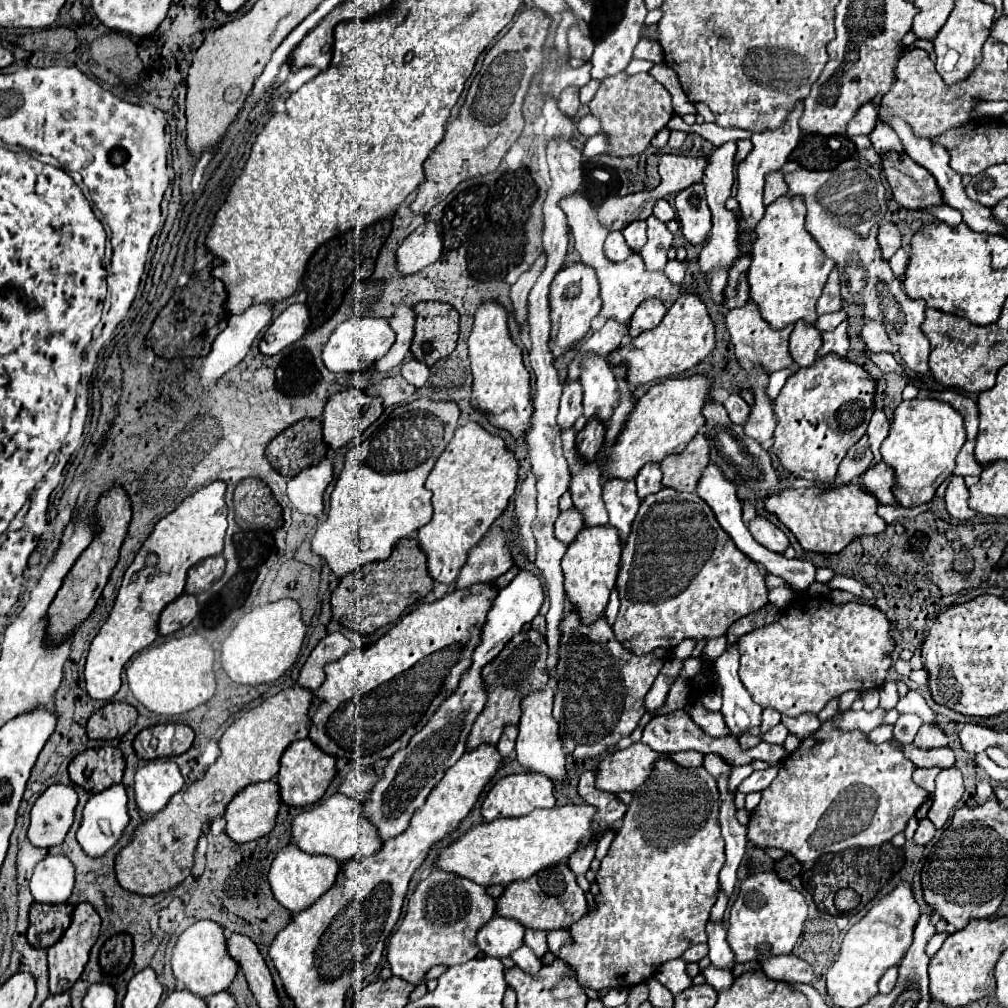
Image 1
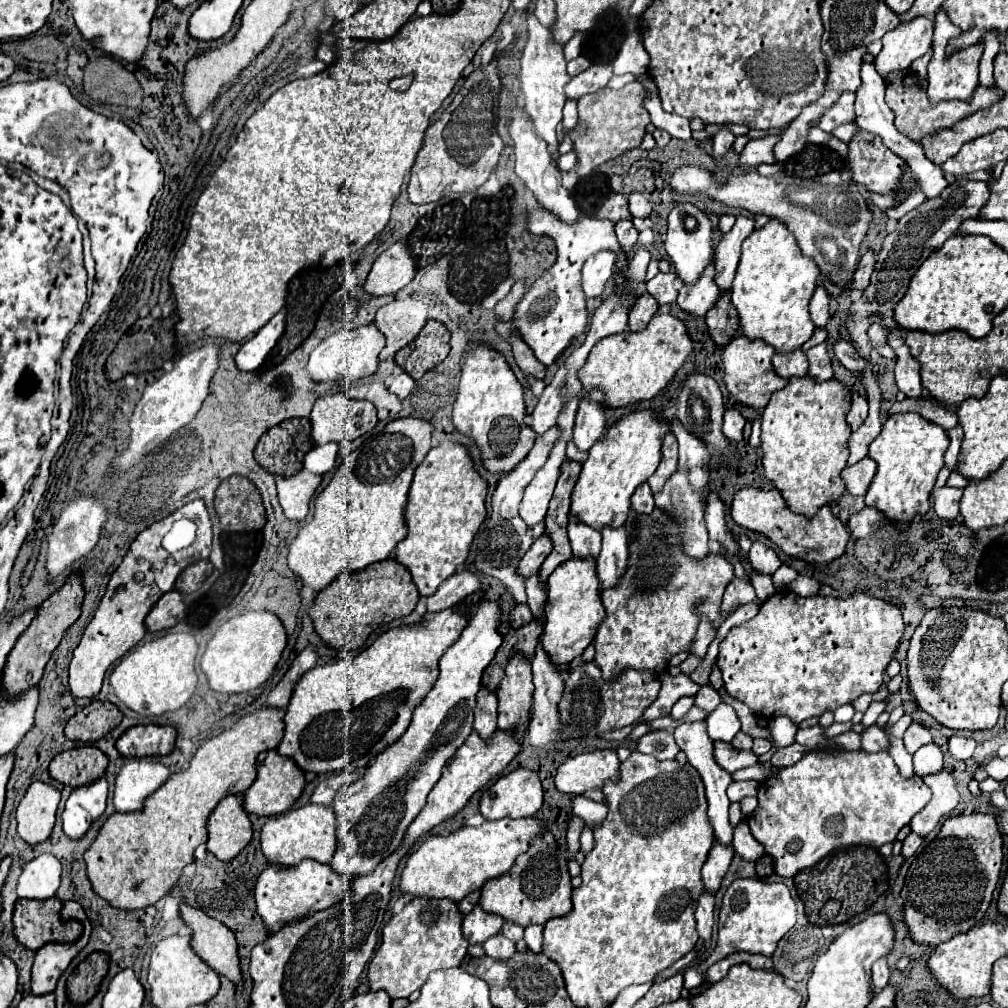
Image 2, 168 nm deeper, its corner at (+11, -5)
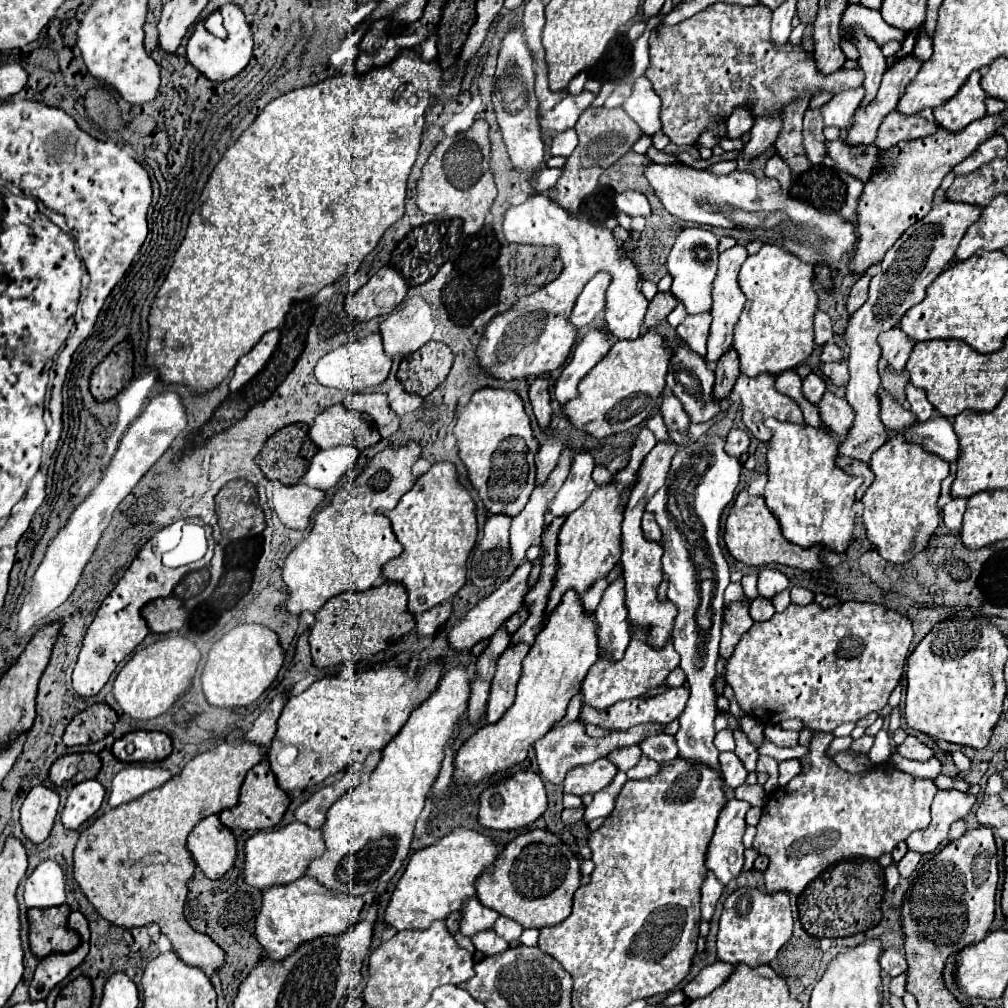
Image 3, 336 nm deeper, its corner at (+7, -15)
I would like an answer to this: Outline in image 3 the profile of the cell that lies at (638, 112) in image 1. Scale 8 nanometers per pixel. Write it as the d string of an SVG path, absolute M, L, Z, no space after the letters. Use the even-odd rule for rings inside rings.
M602 106L584 110L580 120L576 122L574 130L578 134L578 146L568 156L568 160L562 168L562 176L554 184L556 192L550 194L550 198L554 202L558 202L570 216L576 218L582 200L588 194L592 194L592 190L598 184L600 174L632 148L632 144L642 136L642 130L638 128L638 124L622 108L608 110L608 108L602 108Z

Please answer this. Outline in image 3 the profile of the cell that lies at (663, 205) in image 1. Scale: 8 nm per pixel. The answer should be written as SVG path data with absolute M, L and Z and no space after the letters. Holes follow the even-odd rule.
M624 190L616 196L616 208L618 212L624 212L628 216L650 216L650 204L642 192L636 190Z

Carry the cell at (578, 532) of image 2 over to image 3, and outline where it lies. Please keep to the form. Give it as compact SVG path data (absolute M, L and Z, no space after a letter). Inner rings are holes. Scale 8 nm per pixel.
M600 578L600 580L582 596L582 606L584 606L584 612L586 612L586 614L594 614L594 612L596 612L598 604L600 604L600 598L602 598L602 594L604 594L604 590L606 590L606 586L608 586L606 578Z

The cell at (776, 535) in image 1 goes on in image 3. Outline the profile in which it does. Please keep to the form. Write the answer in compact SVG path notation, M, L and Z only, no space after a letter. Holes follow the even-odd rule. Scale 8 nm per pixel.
M764 568L758 574L758 592L760 592L760 596L764 596L768 600L772 600L776 594L780 594L780 592L784 592L788 588L790 588L788 578L778 570Z

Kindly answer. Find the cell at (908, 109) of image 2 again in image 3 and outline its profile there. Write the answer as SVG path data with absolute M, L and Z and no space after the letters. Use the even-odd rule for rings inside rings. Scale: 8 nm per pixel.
M890 112L878 128L874 146L878 146L880 150L888 150L902 140L914 140L914 138L928 136L930 132L936 132L936 128L938 128L936 124L926 122L922 116L904 118L898 112Z

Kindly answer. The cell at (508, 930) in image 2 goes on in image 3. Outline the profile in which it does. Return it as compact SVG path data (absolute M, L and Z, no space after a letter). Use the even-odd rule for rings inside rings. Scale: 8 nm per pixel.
M498 916L498 920L494 922L492 928L494 928L494 932L496 932L498 936L502 936L506 942L518 940L520 934L522 934L522 926L520 926L518 922L506 918L506 916Z

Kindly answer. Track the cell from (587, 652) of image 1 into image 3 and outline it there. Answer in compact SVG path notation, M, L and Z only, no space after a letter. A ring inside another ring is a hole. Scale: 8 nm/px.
M680 686L680 688L670 688L654 698L634 698L616 702L604 712L596 712L594 708L582 706L580 720L608 730L628 730L630 726L646 722L668 724L680 716L680 712L688 702L688 696L690 696L688 688Z

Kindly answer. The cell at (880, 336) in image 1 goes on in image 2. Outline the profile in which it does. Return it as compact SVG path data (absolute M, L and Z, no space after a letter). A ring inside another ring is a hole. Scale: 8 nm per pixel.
M874 322L868 328L868 338L870 338L870 346L874 350L878 350L882 356L894 358L894 350L888 346L888 340L886 340L886 334L884 334L884 326L880 326L878 322Z

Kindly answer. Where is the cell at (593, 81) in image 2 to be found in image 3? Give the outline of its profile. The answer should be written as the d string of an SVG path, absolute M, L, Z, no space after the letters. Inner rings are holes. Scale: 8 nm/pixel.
M582 92L578 96L562 98L552 110L548 110L548 112L538 116L538 124L540 124L542 136L574 128L574 124L578 122L580 114L592 104L592 100L594 100L592 92Z

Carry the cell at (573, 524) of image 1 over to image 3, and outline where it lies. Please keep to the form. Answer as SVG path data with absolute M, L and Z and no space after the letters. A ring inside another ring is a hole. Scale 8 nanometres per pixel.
M524 562L520 564L520 568L512 574L512 578L508 582L504 582L492 596L488 596L488 600L480 600L462 620L458 620L458 624L450 630L448 634L448 644L454 652L464 652L470 650L476 642L486 640L488 636L492 636L492 632L496 630L496 624L506 622L514 612L518 612L524 604L522 598L528 592L528 572L532 570L532 562Z

